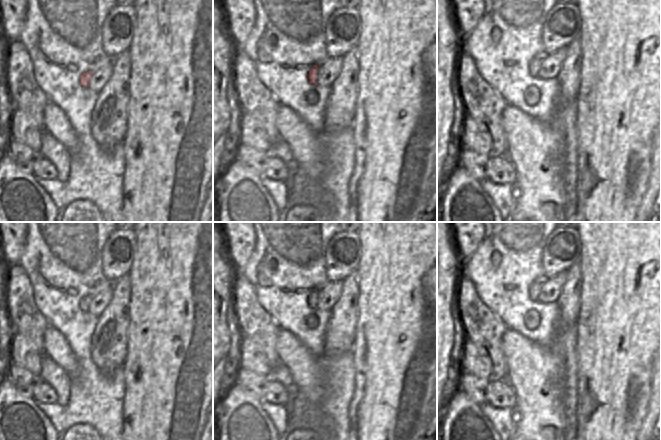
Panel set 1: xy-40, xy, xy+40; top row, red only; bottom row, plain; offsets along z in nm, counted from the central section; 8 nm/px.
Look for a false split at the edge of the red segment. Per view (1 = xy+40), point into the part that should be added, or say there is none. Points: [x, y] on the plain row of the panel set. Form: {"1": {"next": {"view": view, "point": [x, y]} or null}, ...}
{"1": {"next": null}}

